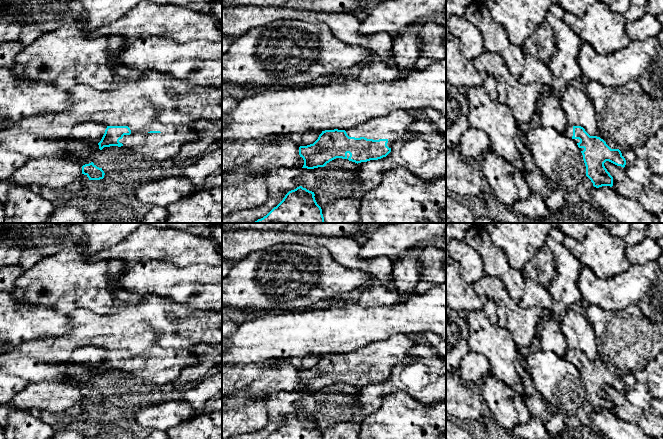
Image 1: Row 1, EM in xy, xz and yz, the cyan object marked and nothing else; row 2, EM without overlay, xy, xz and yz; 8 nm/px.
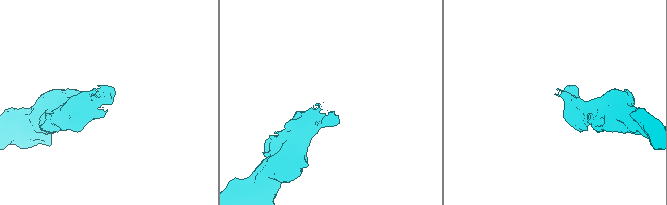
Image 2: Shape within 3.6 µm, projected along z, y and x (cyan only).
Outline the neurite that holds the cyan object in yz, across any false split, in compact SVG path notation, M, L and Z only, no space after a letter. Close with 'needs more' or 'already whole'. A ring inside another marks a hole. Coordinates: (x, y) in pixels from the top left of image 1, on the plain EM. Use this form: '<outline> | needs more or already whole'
M568 349L564 358L572 362L583 379L586 400L596 412L613 410L613 401L604 390L609 385L617 390L625 391L626 384L619 373L611 373L606 366L597 360L590 360L583 351Z | needs more

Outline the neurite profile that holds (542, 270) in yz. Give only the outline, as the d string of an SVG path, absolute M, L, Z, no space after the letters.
M542 246L532 259L532 263L525 266L522 274L548 289L556 279L556 263L552 256L549 249Z

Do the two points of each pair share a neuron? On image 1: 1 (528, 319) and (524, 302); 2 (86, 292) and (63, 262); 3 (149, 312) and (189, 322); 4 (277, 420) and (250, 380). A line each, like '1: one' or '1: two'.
1: two
2: one
3: one
4: two

